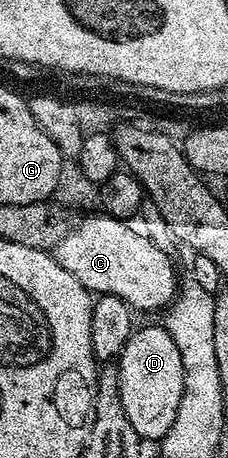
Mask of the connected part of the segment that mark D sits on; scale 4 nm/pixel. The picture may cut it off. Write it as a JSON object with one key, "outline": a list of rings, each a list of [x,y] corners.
{"outline":[[[151,324],[148,328],[136,327],[131,333],[129,342],[125,342],[125,350],[119,355],[119,385],[121,386],[121,403],[125,406],[125,414],[129,418],[133,430],[144,441],[162,441],[165,434],[173,426],[173,418],[177,418],[177,406],[181,406],[183,393],[183,367],[181,353],[177,350],[177,342],[167,333],[166,327]]]}

